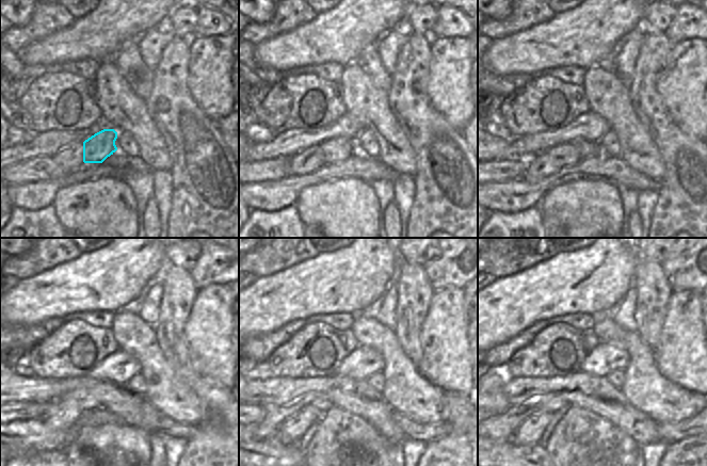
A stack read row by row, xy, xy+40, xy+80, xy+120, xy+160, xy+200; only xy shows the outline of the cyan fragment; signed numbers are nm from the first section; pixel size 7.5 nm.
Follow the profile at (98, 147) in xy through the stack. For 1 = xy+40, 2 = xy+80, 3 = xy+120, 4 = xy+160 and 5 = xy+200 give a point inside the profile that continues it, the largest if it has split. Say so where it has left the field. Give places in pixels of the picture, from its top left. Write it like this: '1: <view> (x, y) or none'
1: xy+40 (335, 150)
2: xy+80 (567, 154)
3: xy+120 (80, 396)
4: xy+160 (267, 428)
5: xy+200 (503, 427)

